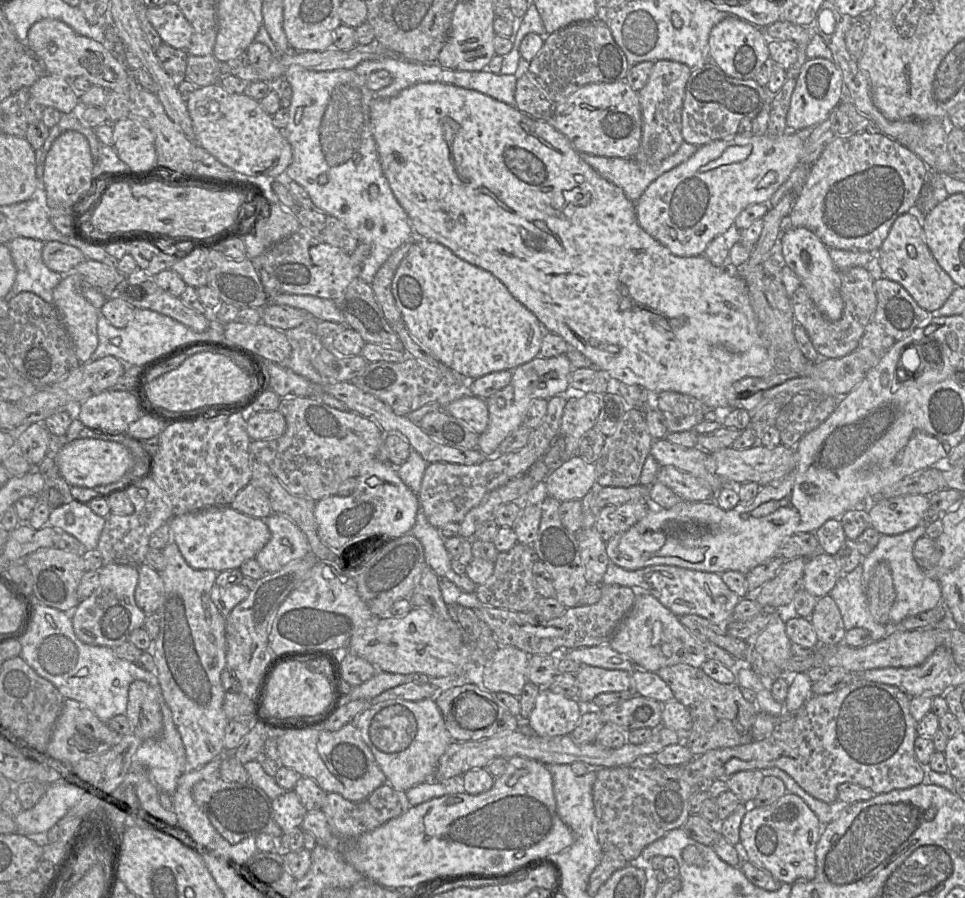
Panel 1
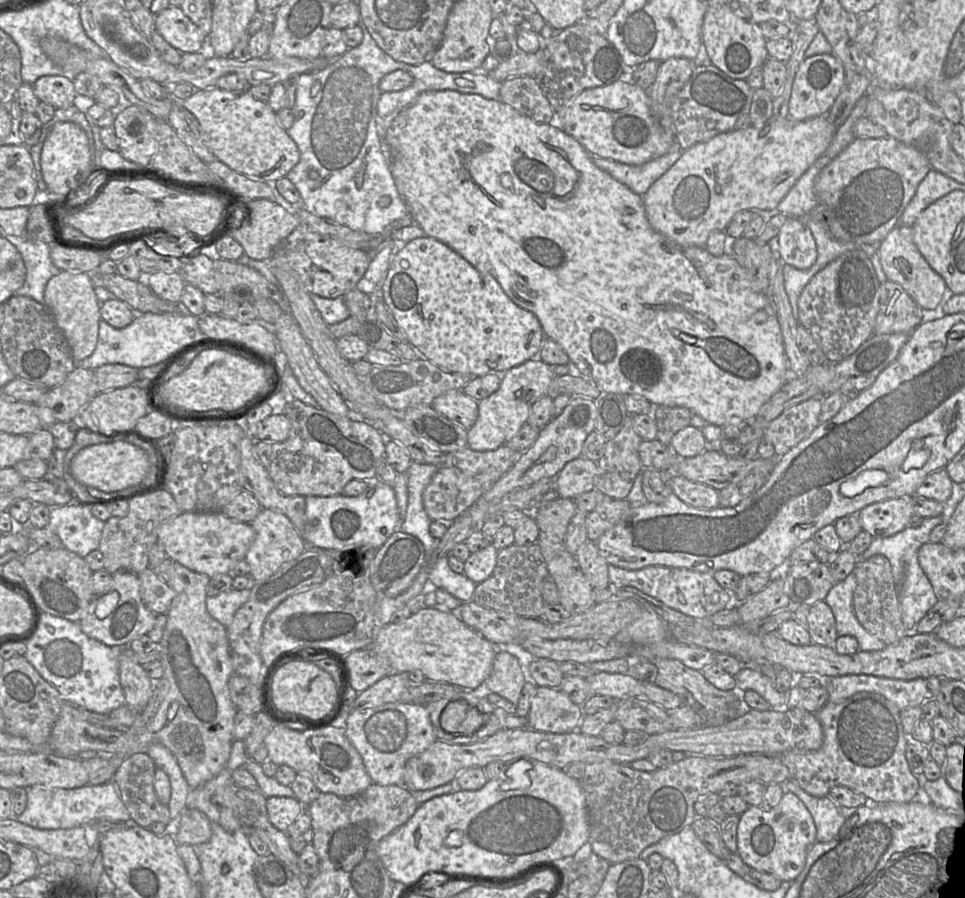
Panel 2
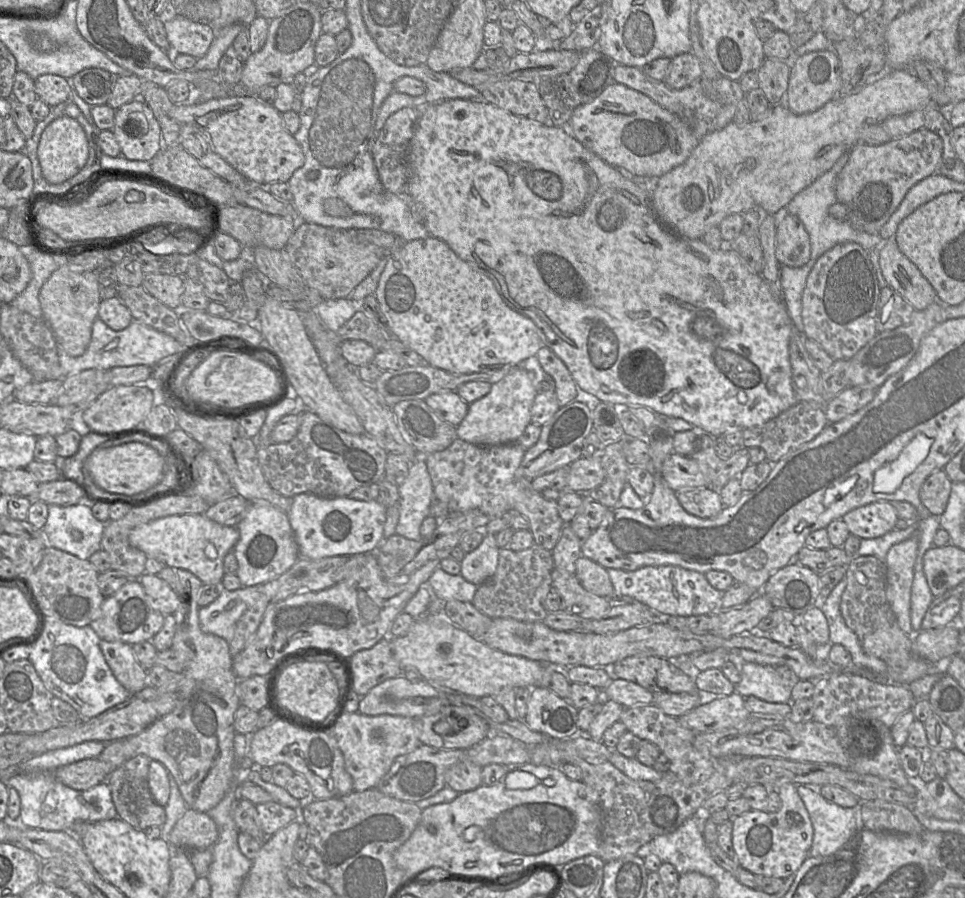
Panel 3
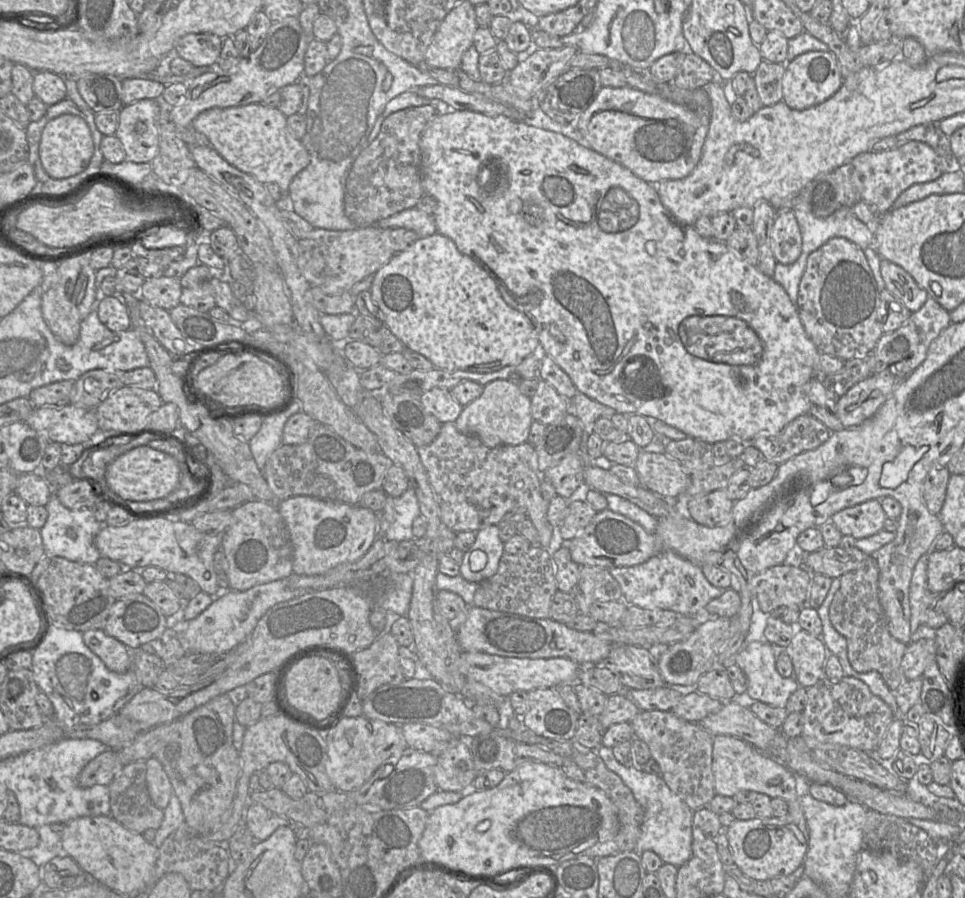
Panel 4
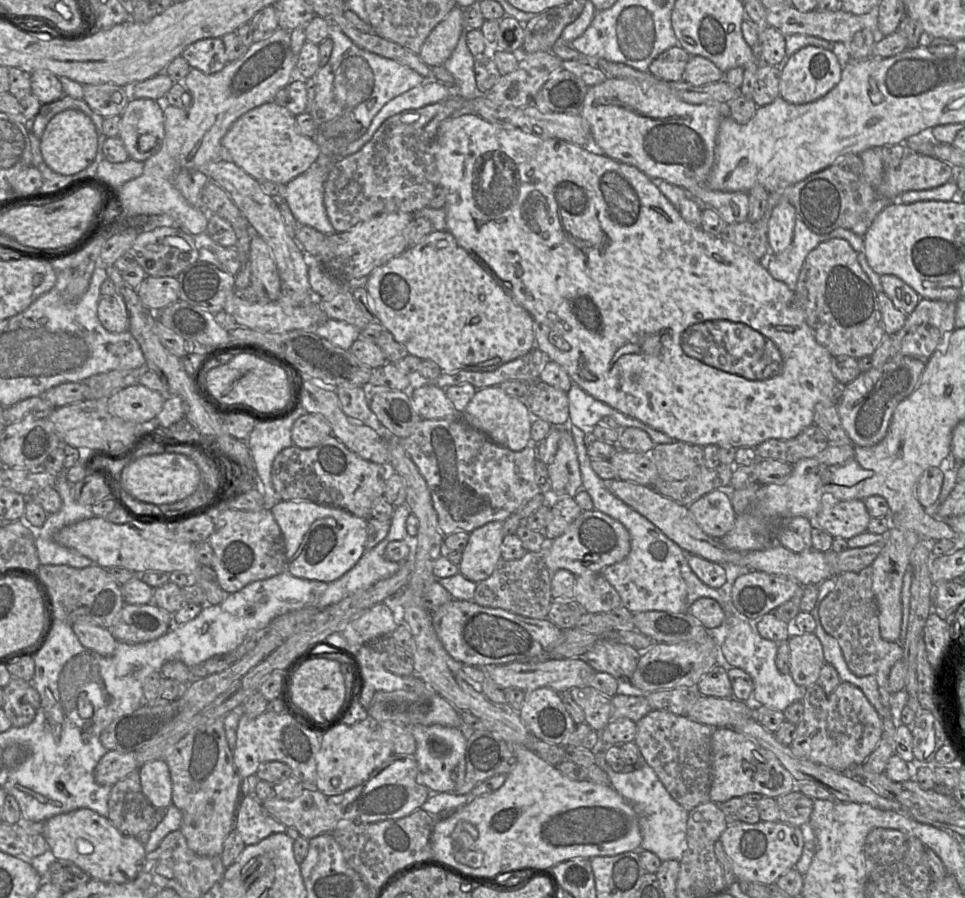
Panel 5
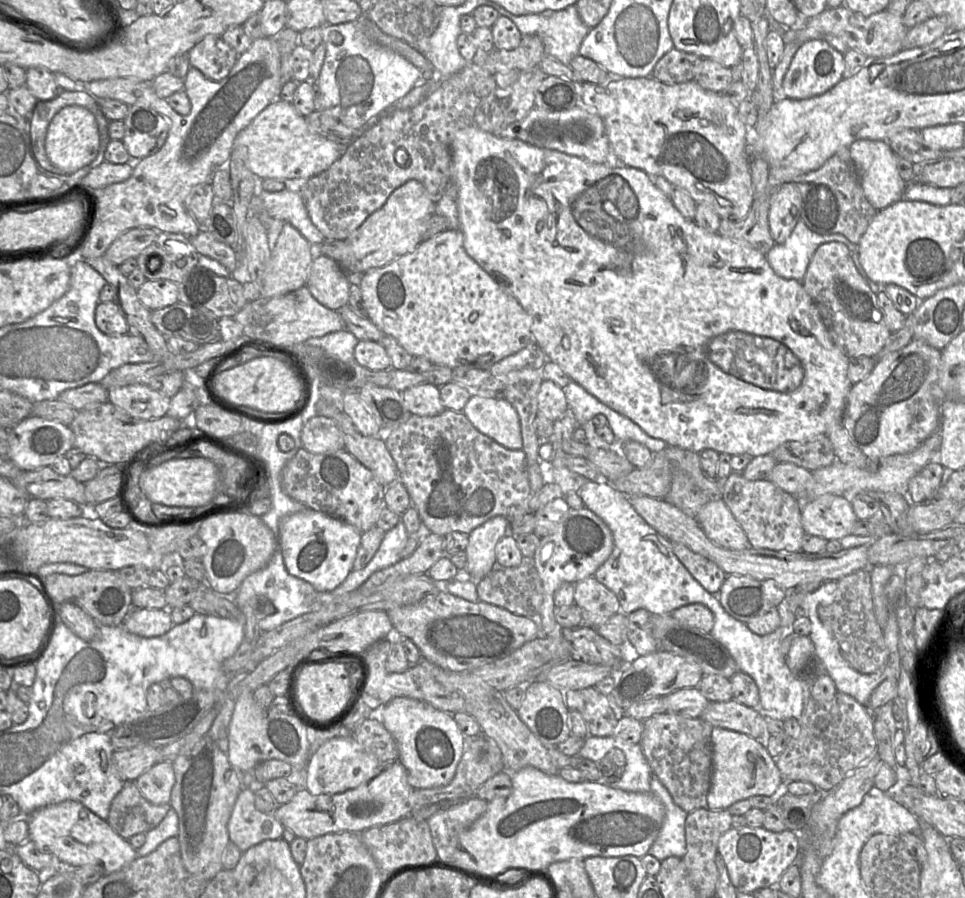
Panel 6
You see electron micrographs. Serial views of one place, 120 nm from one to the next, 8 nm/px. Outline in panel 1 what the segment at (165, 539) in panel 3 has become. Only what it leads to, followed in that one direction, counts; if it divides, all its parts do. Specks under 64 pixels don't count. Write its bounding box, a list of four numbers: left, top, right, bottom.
[169,505,271,572]

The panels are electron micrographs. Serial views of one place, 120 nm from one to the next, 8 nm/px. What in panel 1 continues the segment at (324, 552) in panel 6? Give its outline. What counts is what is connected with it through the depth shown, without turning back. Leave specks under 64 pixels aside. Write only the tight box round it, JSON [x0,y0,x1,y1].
[315,460,420,558]

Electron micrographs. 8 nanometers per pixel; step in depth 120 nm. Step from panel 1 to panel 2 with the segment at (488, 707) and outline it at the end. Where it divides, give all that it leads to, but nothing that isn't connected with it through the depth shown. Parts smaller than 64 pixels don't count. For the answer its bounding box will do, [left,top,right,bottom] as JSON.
[440,699,483,736]

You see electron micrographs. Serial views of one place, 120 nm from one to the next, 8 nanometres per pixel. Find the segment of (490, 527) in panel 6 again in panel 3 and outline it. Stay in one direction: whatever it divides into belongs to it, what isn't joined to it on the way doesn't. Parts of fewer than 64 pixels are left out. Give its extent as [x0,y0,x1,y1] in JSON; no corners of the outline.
[461,533,500,585]

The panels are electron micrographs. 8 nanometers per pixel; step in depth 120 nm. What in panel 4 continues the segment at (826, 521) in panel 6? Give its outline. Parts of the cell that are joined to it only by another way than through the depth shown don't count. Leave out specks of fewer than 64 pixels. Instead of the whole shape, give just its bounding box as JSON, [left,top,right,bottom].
[830,499,886,540]

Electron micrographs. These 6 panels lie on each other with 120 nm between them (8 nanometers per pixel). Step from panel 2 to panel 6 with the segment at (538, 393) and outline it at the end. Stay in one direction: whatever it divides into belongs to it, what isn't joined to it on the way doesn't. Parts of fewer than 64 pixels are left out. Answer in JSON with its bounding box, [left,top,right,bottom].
[462,392,522,449]

